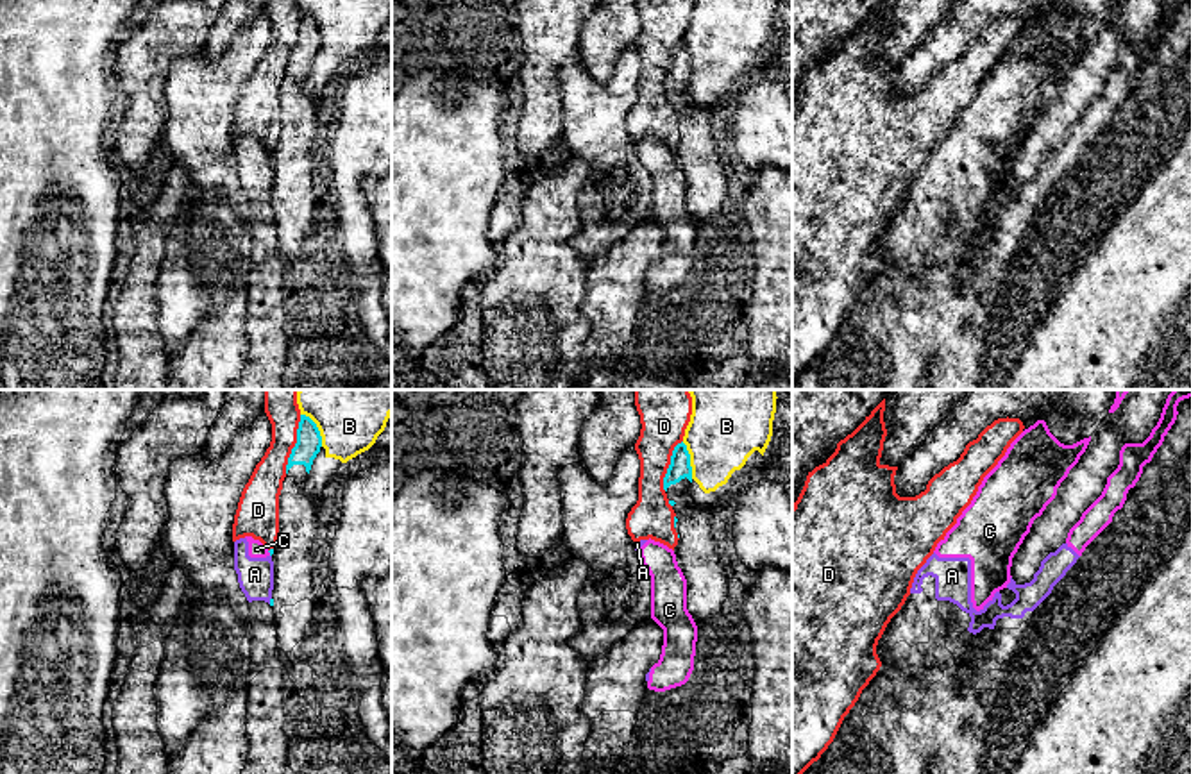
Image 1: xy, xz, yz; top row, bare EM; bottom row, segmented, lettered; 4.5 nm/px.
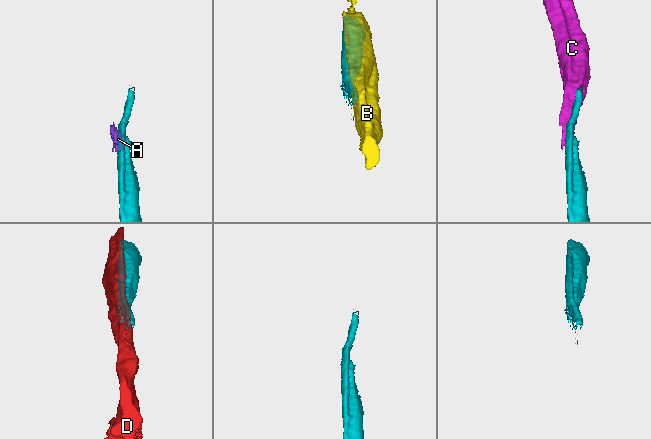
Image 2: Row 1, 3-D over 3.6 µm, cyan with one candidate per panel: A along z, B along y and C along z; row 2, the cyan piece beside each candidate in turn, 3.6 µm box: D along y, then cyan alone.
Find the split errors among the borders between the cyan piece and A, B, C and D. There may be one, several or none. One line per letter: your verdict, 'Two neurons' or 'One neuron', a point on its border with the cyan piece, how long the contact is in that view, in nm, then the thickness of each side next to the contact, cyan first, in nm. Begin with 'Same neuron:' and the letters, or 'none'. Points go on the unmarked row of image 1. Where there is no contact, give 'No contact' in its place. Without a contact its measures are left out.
Same neuron: none
A: Two neurons. Touches cyan at xy (270, 201). Shared border 30 nm. Thickness 20 nm (cyan) against 160 nm
B: Two neurons. Touches cyan at xy (317, 27). Shared border 180 nm. Thickness 110 nm (cyan) against 260 nm
C: Two neurons. Touches cyan at xy (269, 151). Shared border 30 nm. Thickness 20 nm (cyan) against 80 nm
D: Two neurons. Touches cyan at xy (295, 43). Shared border 280 nm. Thickness 110 nm (cyan) against 160 nm

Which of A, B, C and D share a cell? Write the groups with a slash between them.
A C / B / D

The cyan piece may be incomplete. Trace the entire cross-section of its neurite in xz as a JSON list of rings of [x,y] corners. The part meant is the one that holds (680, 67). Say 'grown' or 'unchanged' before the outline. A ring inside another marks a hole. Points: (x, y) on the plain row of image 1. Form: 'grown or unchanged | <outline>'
grown | [[[687,45],[674,46],[663,77],[663,89],[672,105],[678,145],[678,166],[687,179],[687,209],[694,222],[715,216],[730,193],[728,164],[740,161],[735,148],[735,111],[730,104],[708,109],[692,98],[692,66]]]

